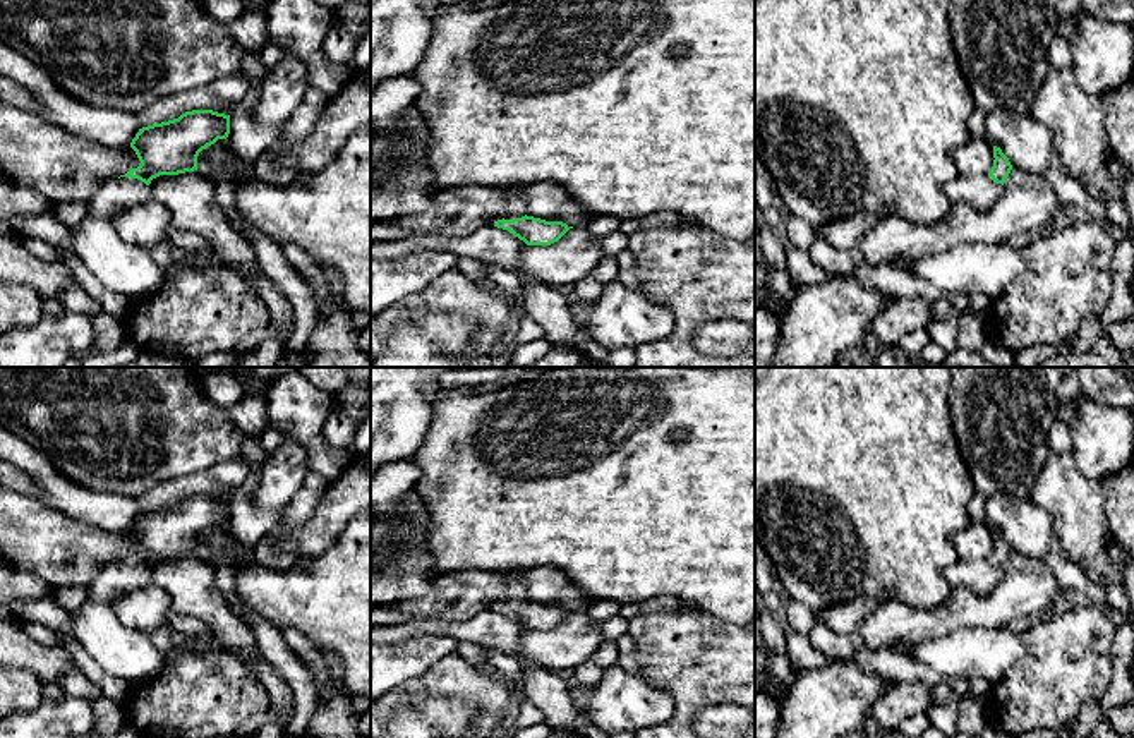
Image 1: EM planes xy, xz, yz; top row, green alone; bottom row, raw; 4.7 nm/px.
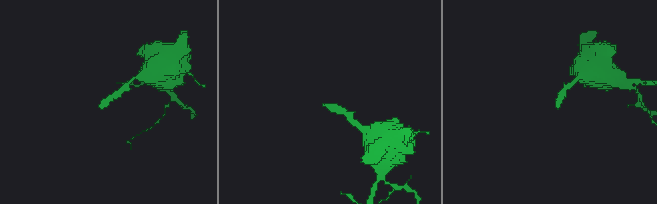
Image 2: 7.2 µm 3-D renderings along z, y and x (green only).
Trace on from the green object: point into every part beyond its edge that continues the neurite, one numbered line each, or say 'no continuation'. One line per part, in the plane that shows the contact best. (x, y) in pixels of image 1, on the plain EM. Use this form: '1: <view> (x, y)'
1: xy (117, 579)

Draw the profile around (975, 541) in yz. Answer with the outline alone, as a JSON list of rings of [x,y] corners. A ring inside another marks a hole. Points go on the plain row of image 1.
[[[969,522],[950,537],[957,558],[962,561],[988,560],[993,551],[993,532],[986,523]]]

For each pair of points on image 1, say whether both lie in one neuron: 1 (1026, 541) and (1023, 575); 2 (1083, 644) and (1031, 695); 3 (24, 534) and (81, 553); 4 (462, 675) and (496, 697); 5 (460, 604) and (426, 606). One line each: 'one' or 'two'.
1: two
2: one
3: one
4: one
5: one

